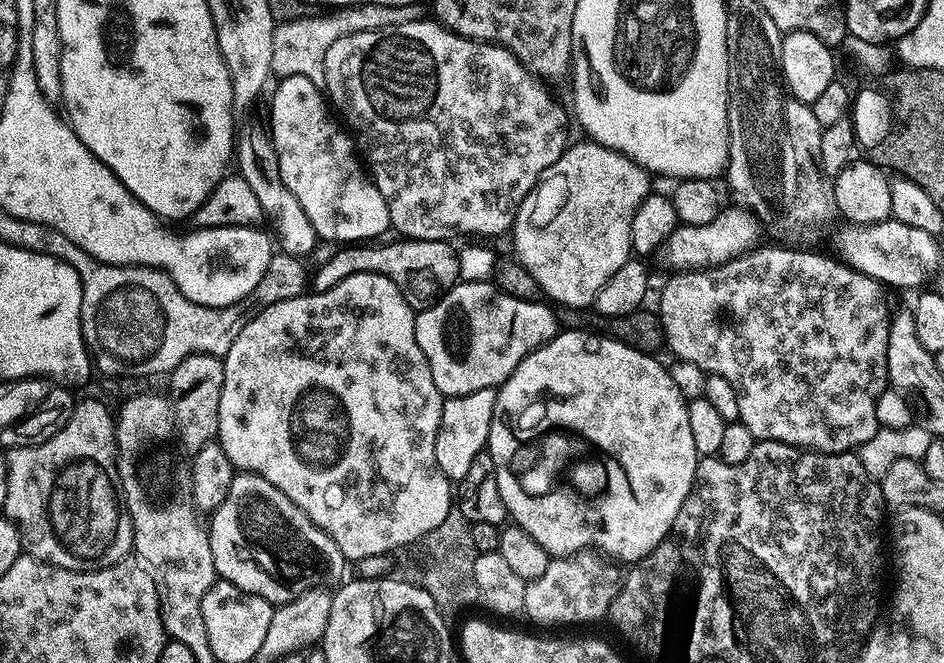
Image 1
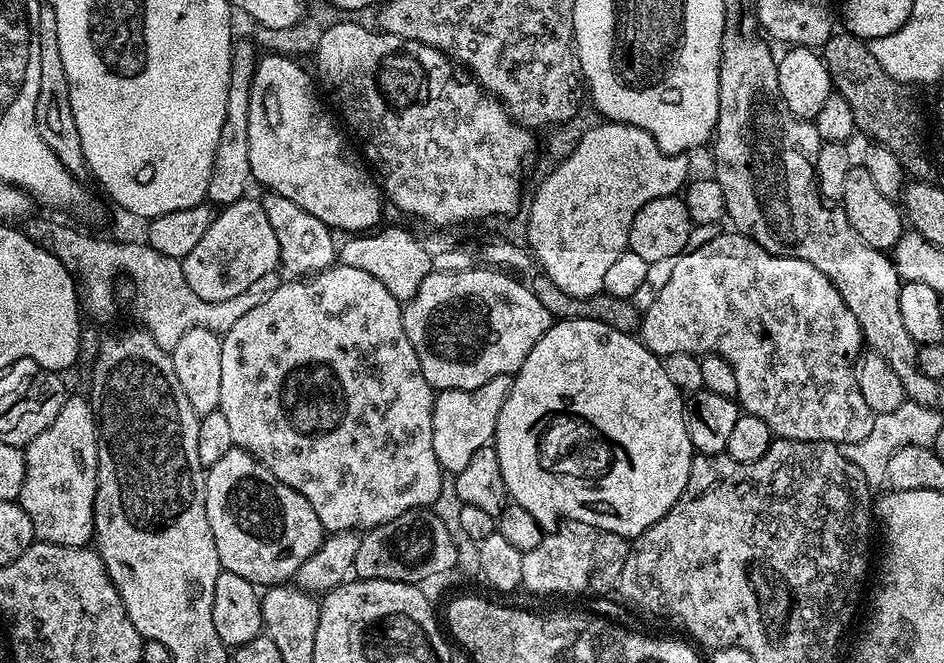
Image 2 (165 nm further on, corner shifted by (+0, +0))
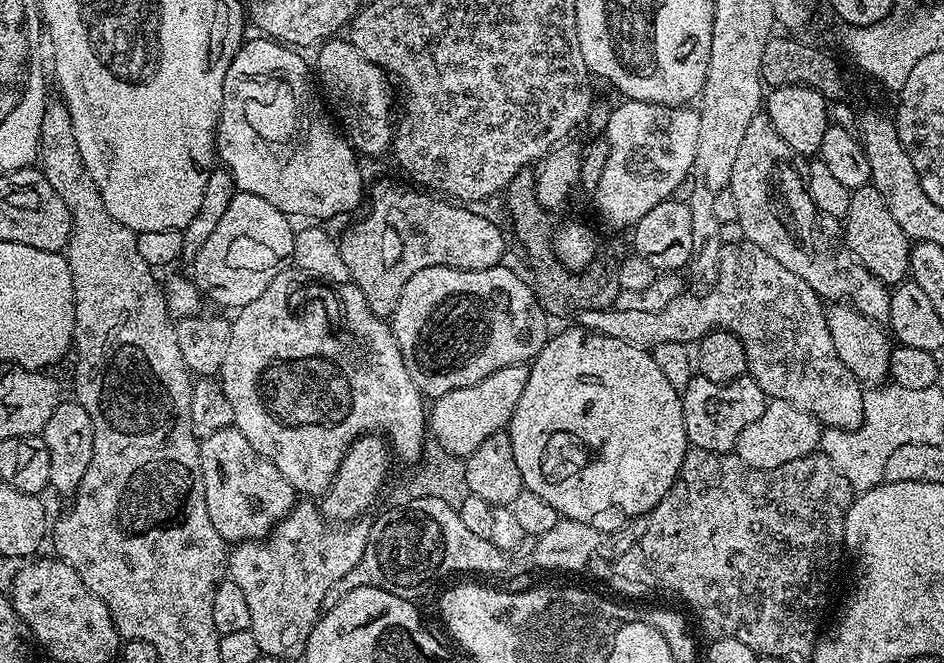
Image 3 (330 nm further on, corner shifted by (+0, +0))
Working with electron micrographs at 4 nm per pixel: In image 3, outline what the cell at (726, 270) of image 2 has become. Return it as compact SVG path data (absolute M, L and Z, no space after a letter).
M747 242L729 243L725 247L720 261L720 273L707 289L705 296L688 296L681 294L670 302L670 306L662 306L657 312L646 310L622 310L621 312L605 310L586 310L579 313L579 327L591 332L601 332L627 344L651 346L658 342L682 342L691 345L699 342L708 332L725 328L737 336L746 350L748 375L758 382L765 397L774 400L785 400L798 410L815 416L824 428L856 428L864 421L865 389L859 380L842 366L838 354L834 350L834 338L830 334L828 314L825 301L798 274L790 274L782 262L770 258L766 250Z

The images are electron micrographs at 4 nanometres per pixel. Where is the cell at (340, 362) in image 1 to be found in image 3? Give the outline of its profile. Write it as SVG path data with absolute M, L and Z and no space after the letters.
M285 270L278 273L274 282L254 298L244 308L235 313L236 320L231 321L230 346L226 349L226 358L222 358L222 366L218 373L220 385L224 388L226 398L230 398L230 406L234 409L234 427L274 466L278 466L278 474L290 482L290 486L296 489L297 493L306 495L308 498L320 498L328 491L336 478L336 471L340 469L342 458L348 452L348 447L360 436L365 434L383 434L388 442L388 447L404 464L414 465L421 459L424 452L426 437L430 432L430 412L426 407L426 397L424 393L414 386L414 378L410 378L410 370L406 370L406 362L402 350L392 333L391 323L385 317L375 316L366 306L366 298L362 290L358 290L356 285L349 282L346 284L330 284L323 280L313 280L303 274L291 276L291 271Z

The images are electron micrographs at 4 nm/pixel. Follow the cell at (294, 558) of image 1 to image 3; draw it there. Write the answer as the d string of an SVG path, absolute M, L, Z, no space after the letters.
M234 426L218 430L218 434L210 434L210 438L200 441L200 465L210 522L214 522L214 530L218 530L229 545L243 544L245 540L263 540L298 503L296 489L278 474L278 466L262 458L262 454L258 454L258 450L254 450Z

